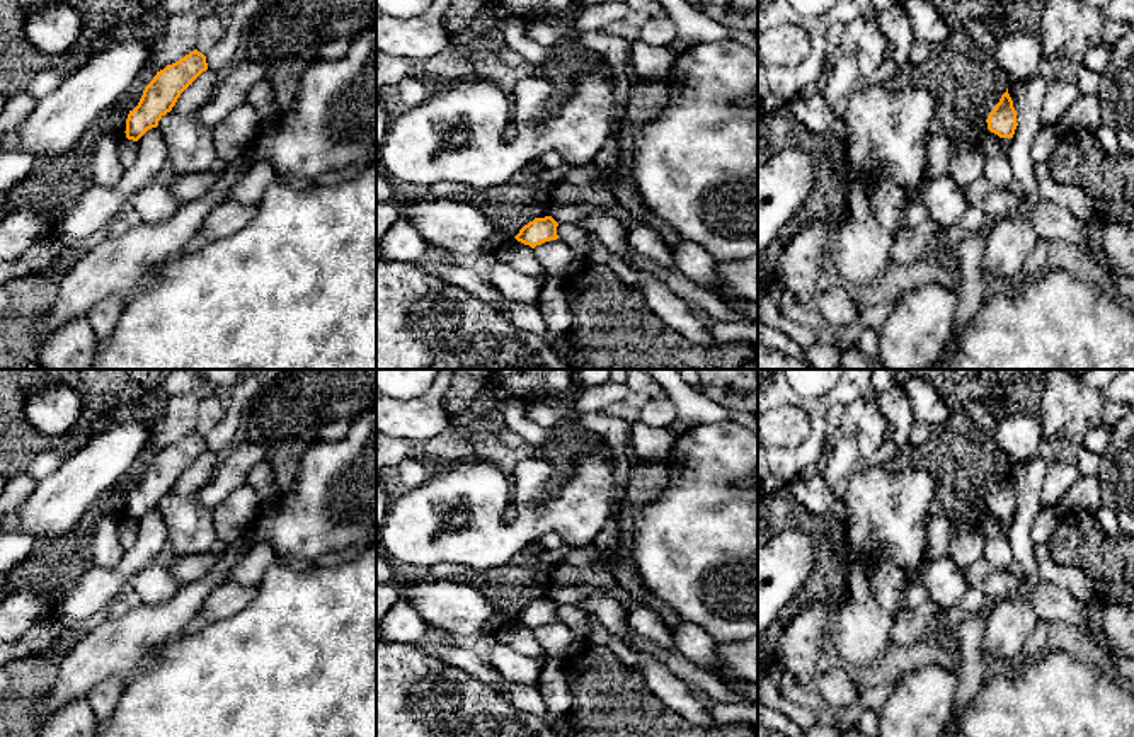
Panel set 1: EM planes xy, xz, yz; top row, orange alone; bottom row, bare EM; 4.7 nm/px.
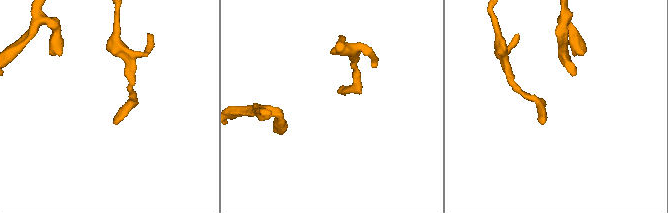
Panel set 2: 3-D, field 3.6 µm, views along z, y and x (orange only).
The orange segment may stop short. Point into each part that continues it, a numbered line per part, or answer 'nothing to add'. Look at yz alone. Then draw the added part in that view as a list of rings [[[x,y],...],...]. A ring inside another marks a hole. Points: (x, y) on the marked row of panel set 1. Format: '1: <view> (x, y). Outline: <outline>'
nothing to add

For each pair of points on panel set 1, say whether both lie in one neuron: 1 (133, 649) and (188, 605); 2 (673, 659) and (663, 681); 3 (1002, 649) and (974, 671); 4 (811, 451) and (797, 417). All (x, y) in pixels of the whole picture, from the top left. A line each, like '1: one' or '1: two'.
1: one
2: two
3: two
4: two

